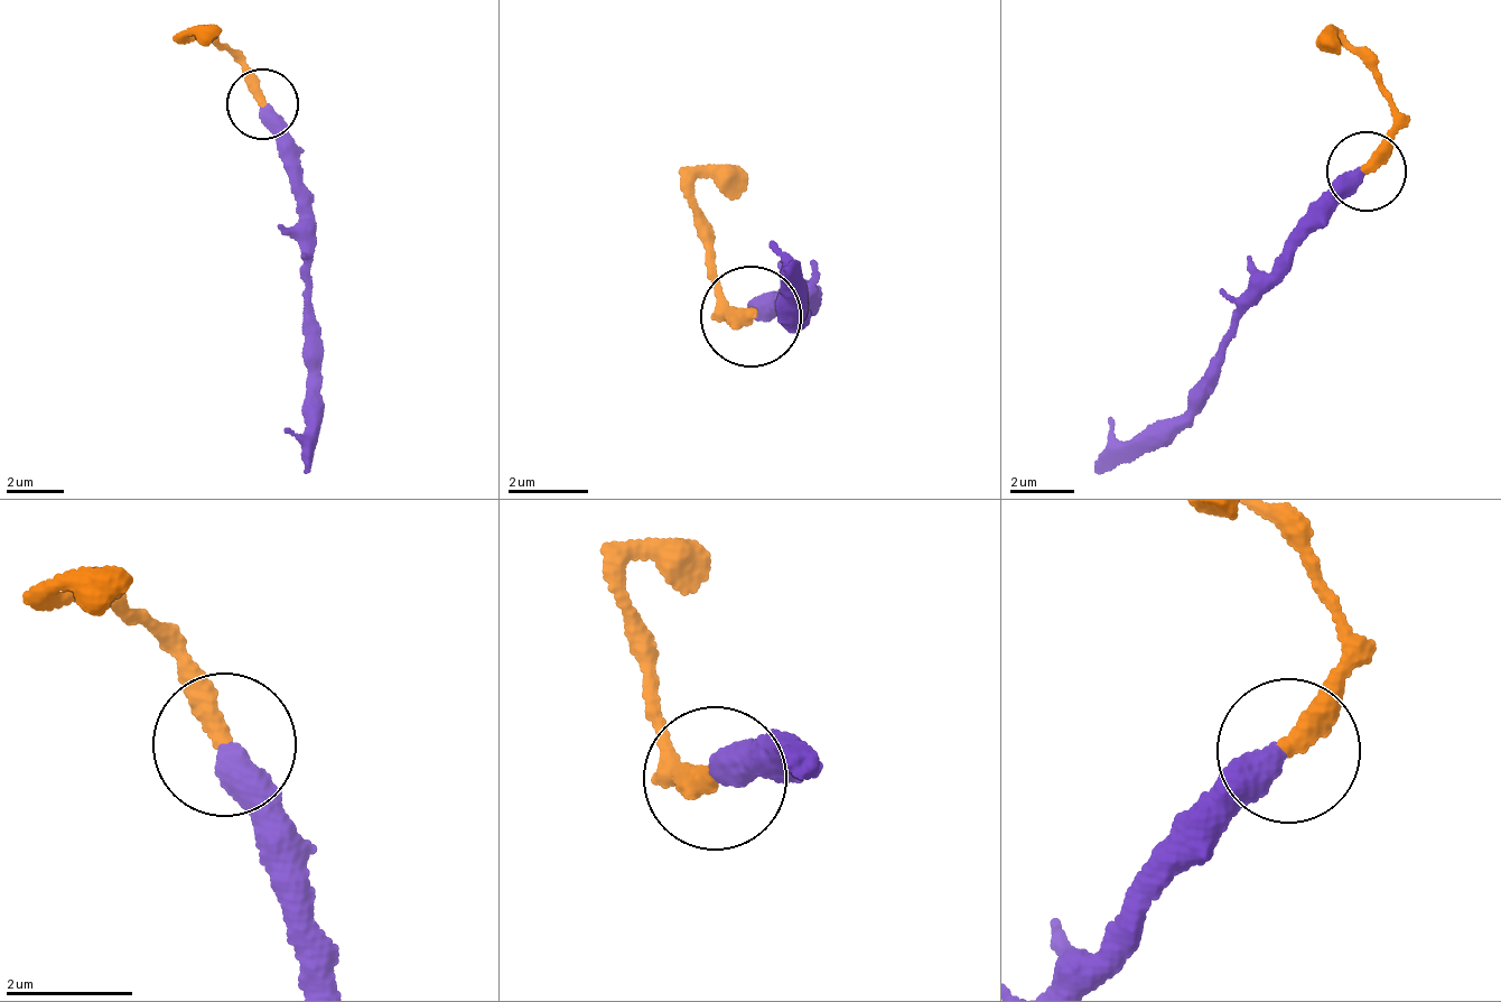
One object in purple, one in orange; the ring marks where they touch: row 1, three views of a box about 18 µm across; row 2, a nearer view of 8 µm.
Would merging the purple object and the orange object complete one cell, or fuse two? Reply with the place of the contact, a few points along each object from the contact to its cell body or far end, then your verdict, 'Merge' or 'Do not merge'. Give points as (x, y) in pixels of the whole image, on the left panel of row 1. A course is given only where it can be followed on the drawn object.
Place: (262, 103). Course of purple: (268, 102), (301, 192), (310, 271), (314, 334), (306, 470). Course of orange: (261, 101), (238, 53), (189, 36), (193, 33), (222, 27). Merge

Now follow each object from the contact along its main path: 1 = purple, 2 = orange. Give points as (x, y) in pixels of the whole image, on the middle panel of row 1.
1: (758, 317), (808, 300), (793, 330), (786, 269)
2: (748, 316), (726, 298), (693, 201), (709, 175), (751, 184)

